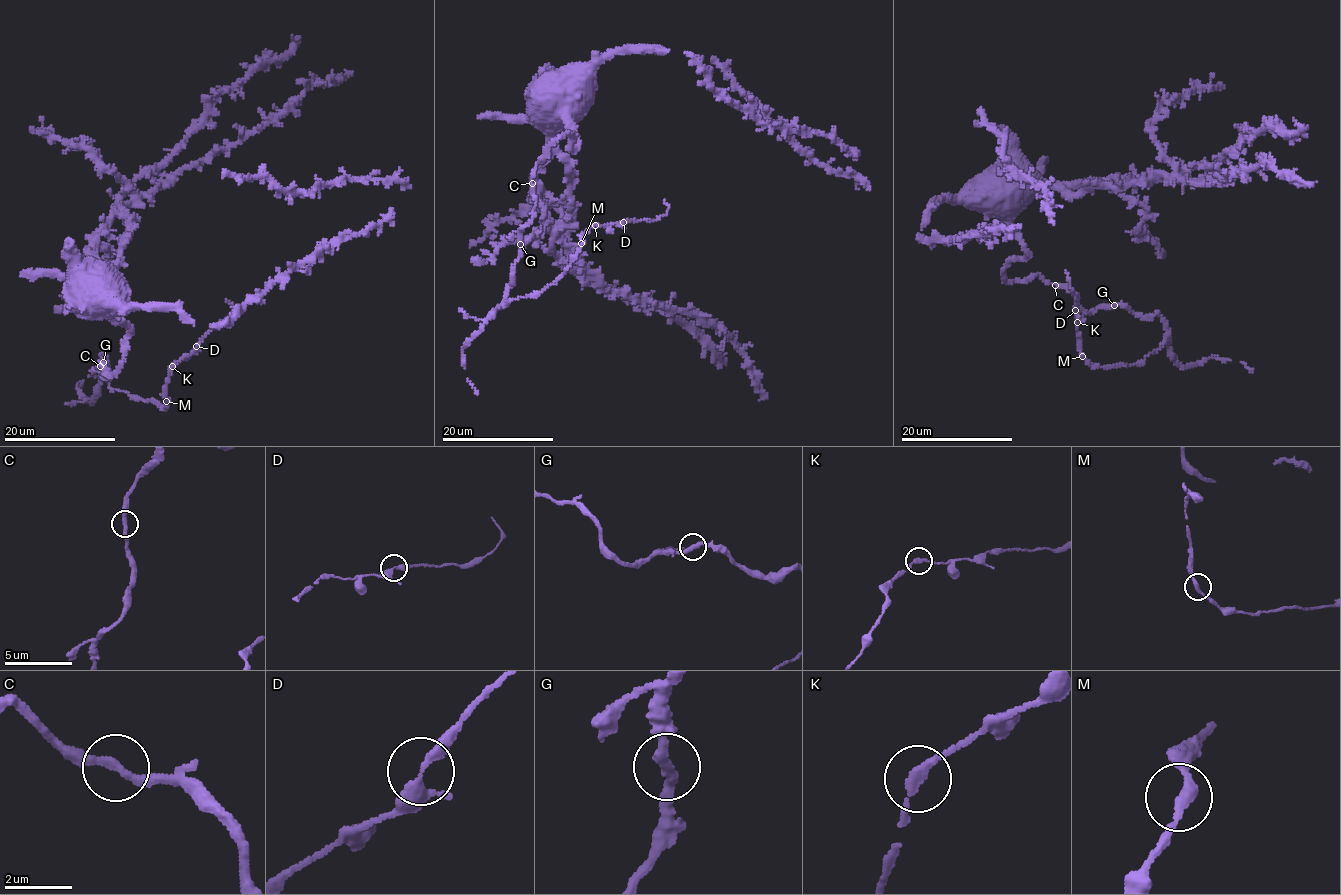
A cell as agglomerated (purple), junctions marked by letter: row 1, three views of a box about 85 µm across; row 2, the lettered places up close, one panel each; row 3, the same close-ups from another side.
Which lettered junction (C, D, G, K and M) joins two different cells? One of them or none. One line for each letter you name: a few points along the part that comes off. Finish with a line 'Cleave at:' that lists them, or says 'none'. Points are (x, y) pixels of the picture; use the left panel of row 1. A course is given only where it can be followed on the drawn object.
Cleave at: none

